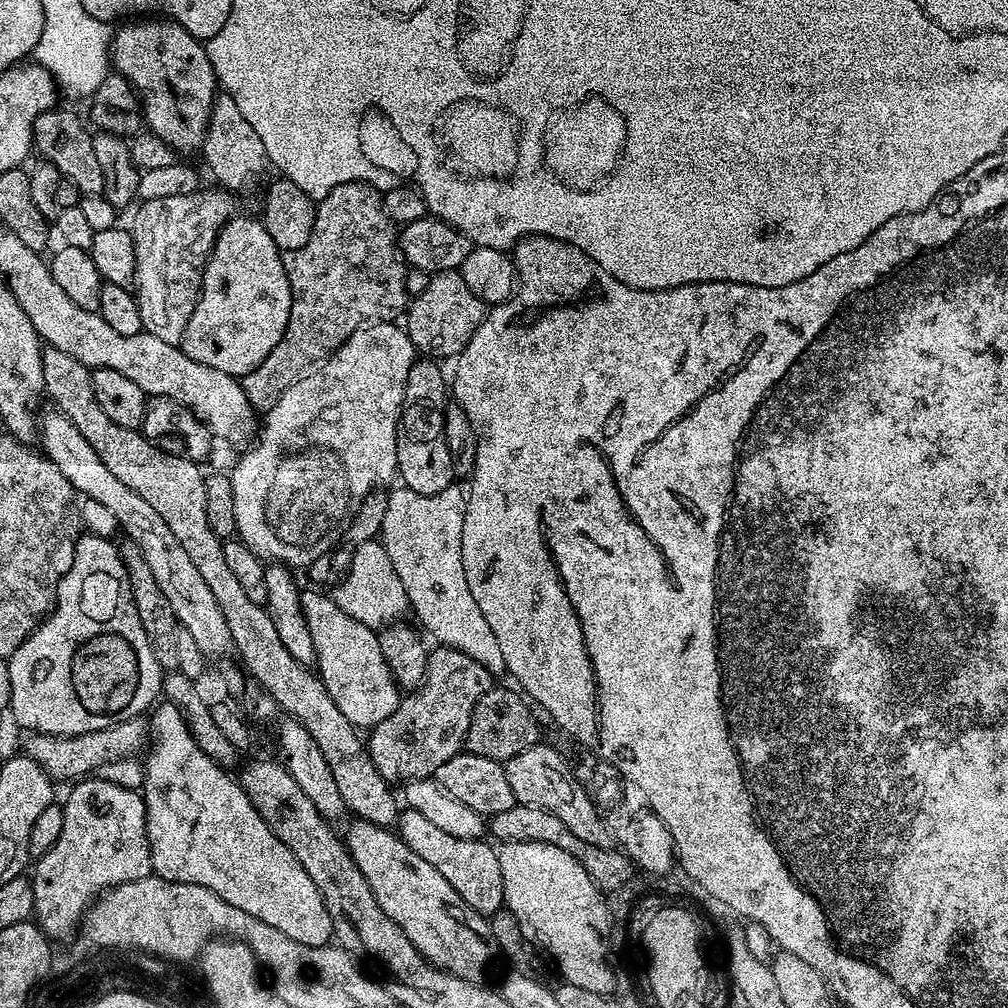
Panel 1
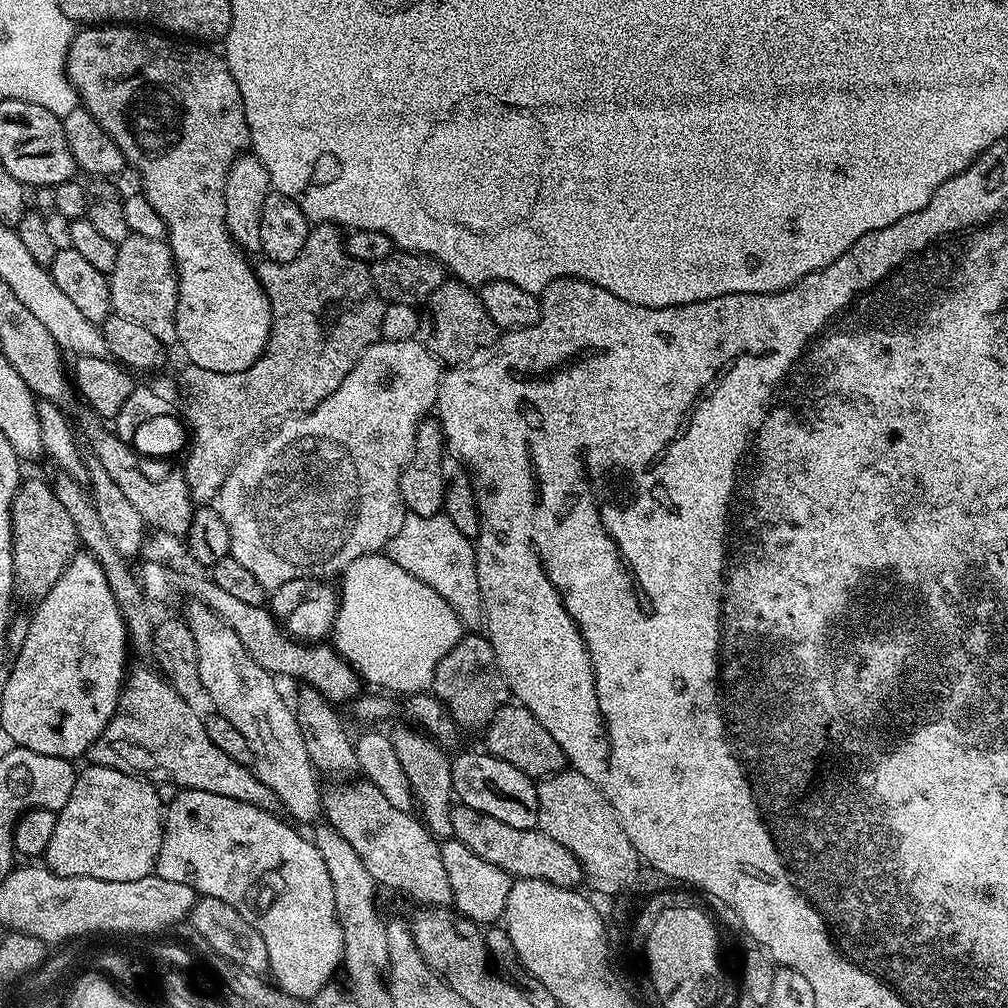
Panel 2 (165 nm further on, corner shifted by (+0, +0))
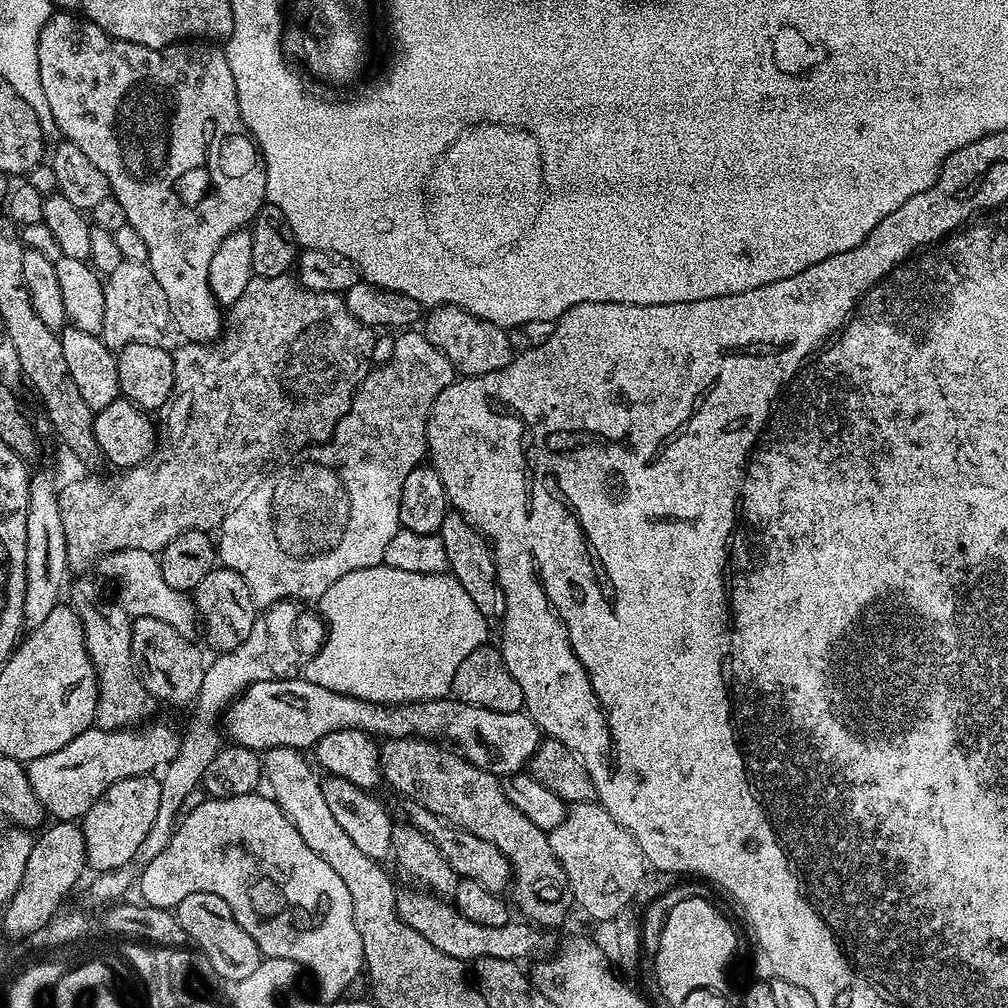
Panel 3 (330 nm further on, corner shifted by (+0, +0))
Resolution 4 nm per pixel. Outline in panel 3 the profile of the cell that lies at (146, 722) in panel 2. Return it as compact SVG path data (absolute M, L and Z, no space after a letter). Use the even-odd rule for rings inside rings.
M84 578L77 580L80 581L72 592L70 604L75 608L76 615L80 617L80 625L84 631L84 645L96 675L95 727L127 728L143 725L151 717L148 715L158 707L158 704L148 692L141 673L132 659L133 617L129 616L128 611L120 603L107 604L106 601L100 600L99 594L84 581Z

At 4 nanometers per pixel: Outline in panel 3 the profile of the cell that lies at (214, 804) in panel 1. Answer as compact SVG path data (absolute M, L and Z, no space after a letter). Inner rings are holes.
M260 795L218 798L217 800L204 798L201 804L194 805L190 810L188 808L179 817L175 828L172 829L172 838L166 844L166 848L152 861L143 865L144 873L140 872L138 876L139 899L150 907L175 910L182 902L182 898L186 898L186 894L202 894L203 892L218 894L218 898L222 898L222 902L226 902L226 906L230 906L238 926L242 926L242 930L246 930L246 934L250 934L250 938L254 938L254 942L258 942L261 957L286 958L295 962L301 969L308 968L309 974L316 979L316 988L320 991L321 996L319 999L335 1002L347 993L350 982L354 982L354 978L361 975L364 968L362 938L358 938L358 926L354 926L354 906L350 902L350 890L346 890L346 882L342 882L342 878L338 878L338 874L334 874L334 870L330 870L330 865L322 862L322 858L318 858L318 854L314 854L314 850L310 850L310 846L306 846L306 842L302 842L302 834L298 834L298 830L288 821L286 814L276 805L276 801L267 795L264 795L265 797Z

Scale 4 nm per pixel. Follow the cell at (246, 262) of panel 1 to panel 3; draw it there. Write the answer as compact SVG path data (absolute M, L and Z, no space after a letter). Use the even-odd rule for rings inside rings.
M56 10L46 22L46 26L42 26L42 34L38 38L38 74L42 78L42 90L46 94L46 102L50 105L50 114L54 114L54 122L58 122L61 137L74 142L74 146L78 146L78 150L82 150L82 154L86 154L86 158L90 158L90 162L94 162L94 166L98 166L98 170L106 174L111 195L115 196L118 202L122 202L122 210L126 210L127 224L134 226L142 242L146 242L148 269L154 274L154 278L158 278L158 286L162 286L162 294L166 294L166 302L170 302L170 314L181 337L194 344L210 344L221 339L222 306L210 290L210 258L214 258L214 250L222 246L222 238L226 238L243 225L240 223L244 220L244 204L263 205L268 194L264 158L238 110L234 74L230 74L230 62L223 47L212 42L181 42L165 48L147 48L141 44L114 38L79 14Z

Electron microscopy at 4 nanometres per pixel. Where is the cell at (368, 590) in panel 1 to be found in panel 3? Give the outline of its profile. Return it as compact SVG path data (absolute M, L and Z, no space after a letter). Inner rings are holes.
M382 563L378 566L370 566L366 570L354 570L350 574L342 574L326 594L322 594L318 601L319 615L327 627L327 636L324 645L312 656L307 657L302 664L303 679L314 682L314 686L324 686L326 690L332 690L342 696L353 696L366 702L375 704L413 704L423 700L443 700L452 691L454 674L462 661L470 655L473 650L485 647L489 643L488 628L490 621L484 617L482 610L474 606L470 594L462 590L460 583L451 574L435 572L434 574L418 574L410 570L398 570L391 568L388 564Z

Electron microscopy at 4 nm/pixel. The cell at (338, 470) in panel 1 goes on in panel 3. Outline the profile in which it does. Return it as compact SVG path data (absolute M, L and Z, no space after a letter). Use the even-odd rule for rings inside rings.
M404 330L395 339L396 345L390 360L385 364L373 367L369 371L366 379L360 384L360 389L356 391L356 397L352 399L350 410L337 422L332 439L327 440L324 444L305 447L303 449L304 456L298 457L293 464L284 464L281 468L266 473L248 493L245 491L239 497L229 507L227 514L224 515L224 520L220 523L218 529L218 535L220 535L220 540L218 536L219 563L223 567L242 574L242 582L246 582L246 586L250 586L250 598L254 598L257 609L266 609L279 600L319 601L320 596L326 594L326 590L330 590L330 586L334 586L334 582L338 582L338 578L342 578L342 574L350 574L354 570L366 570L370 566L378 566L384 563L386 546L390 546L390 538L394 538L394 534L401 529L398 506L402 494L402 482L406 482L410 470L421 467L429 455L427 420L432 403L438 398L438 394L442 394L442 390L446 390L446 386L452 384L454 379L452 363L448 361L446 354L442 354L442 350L430 346L430 342L424 337L423 331Z

